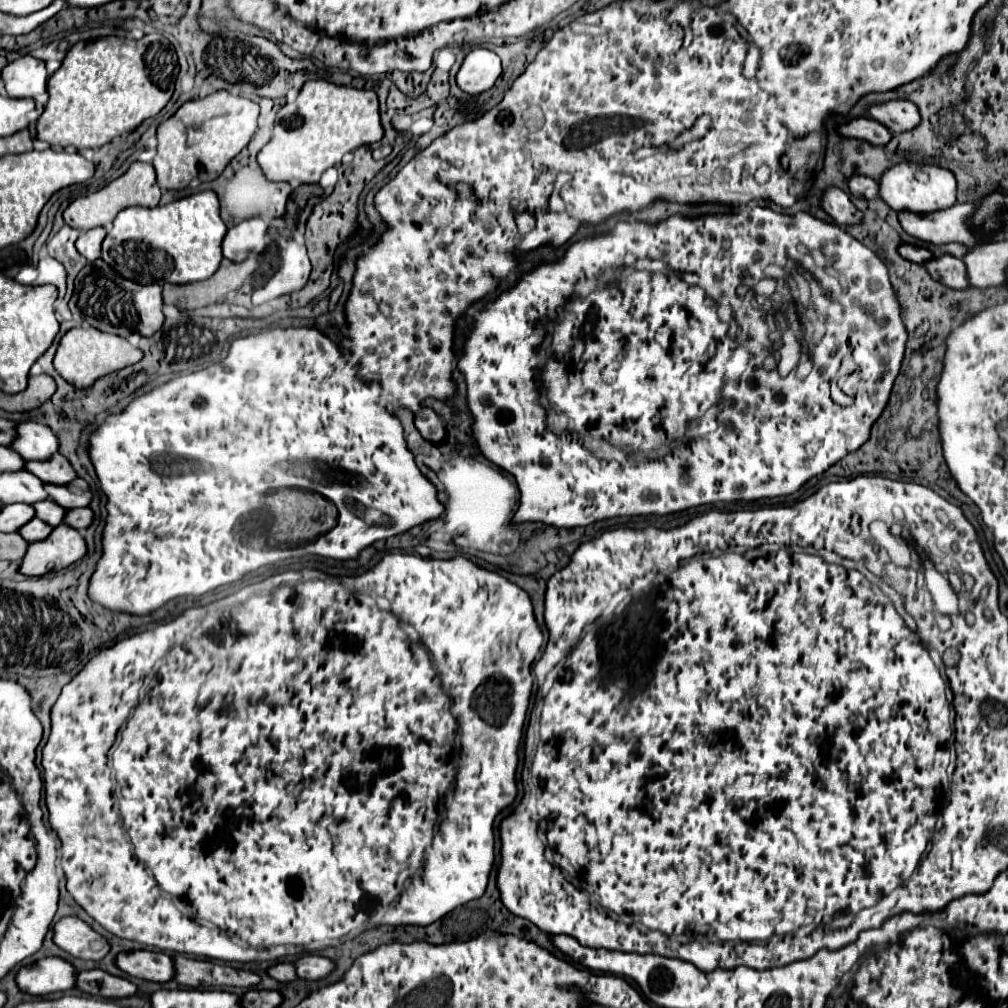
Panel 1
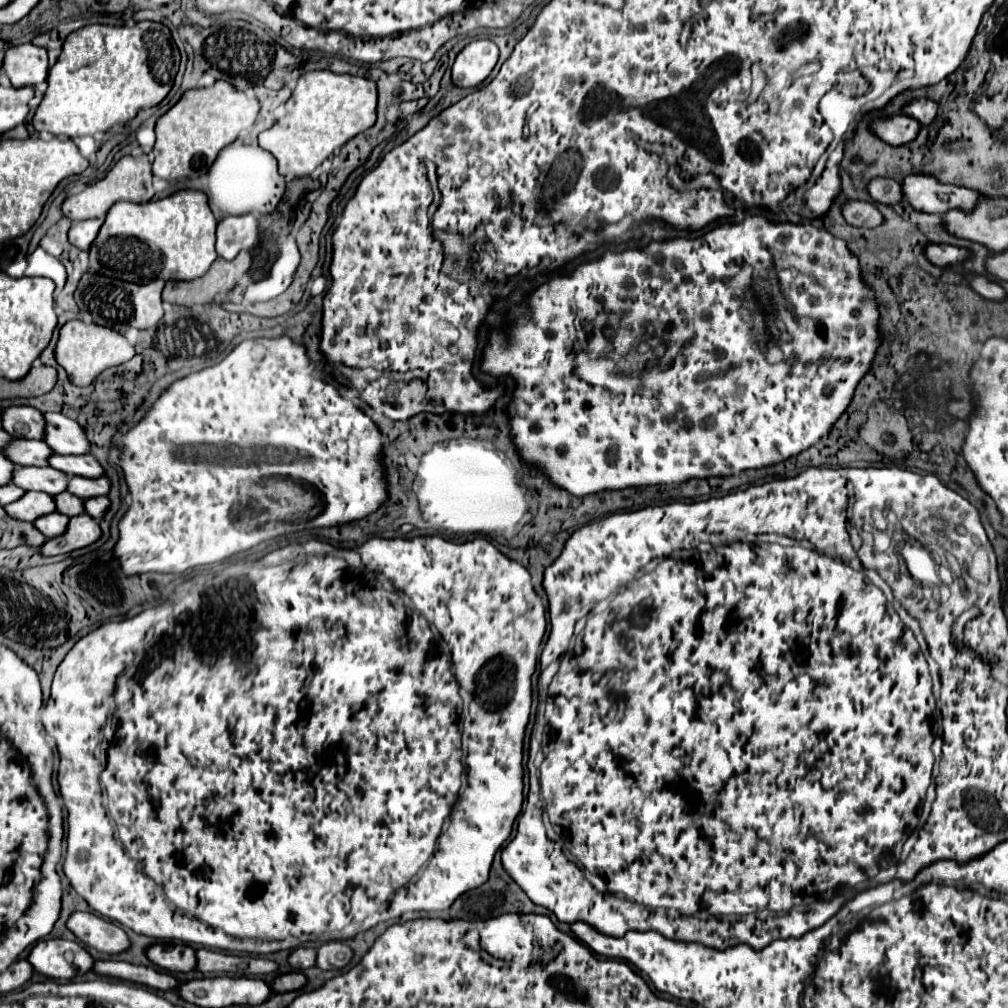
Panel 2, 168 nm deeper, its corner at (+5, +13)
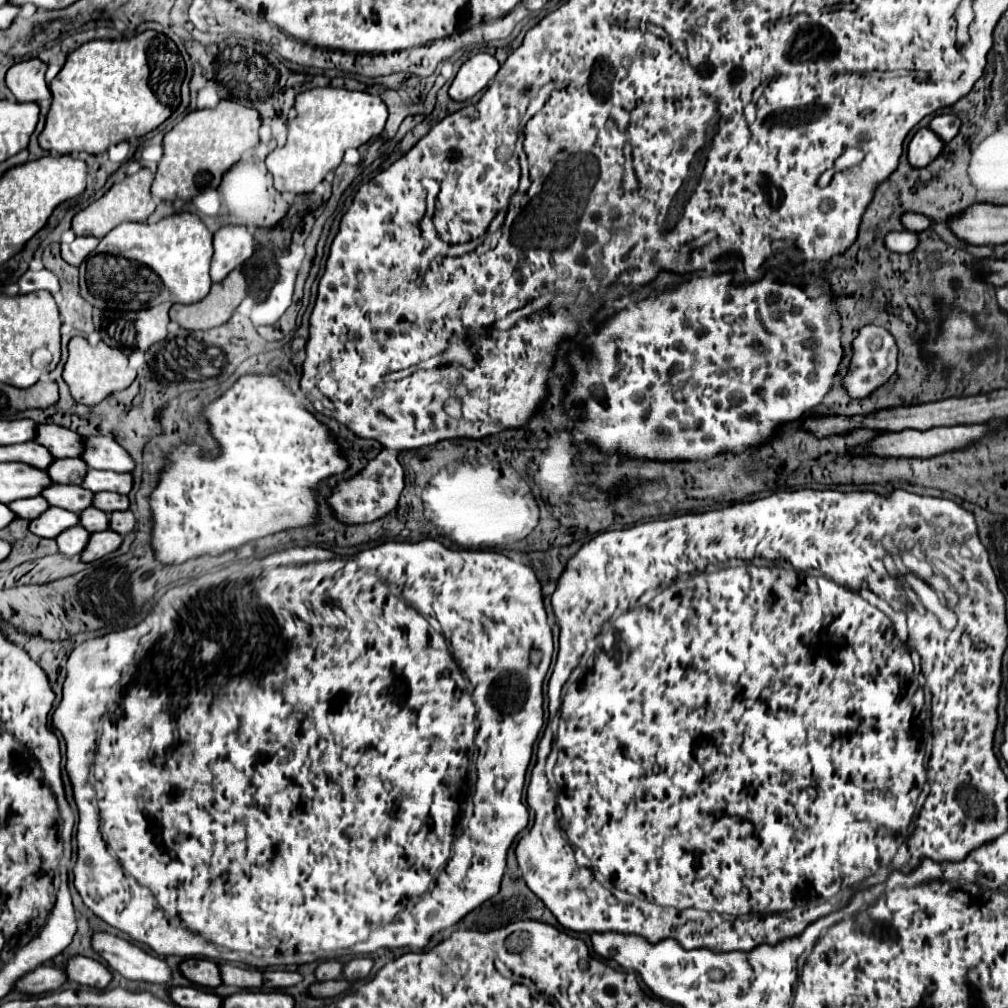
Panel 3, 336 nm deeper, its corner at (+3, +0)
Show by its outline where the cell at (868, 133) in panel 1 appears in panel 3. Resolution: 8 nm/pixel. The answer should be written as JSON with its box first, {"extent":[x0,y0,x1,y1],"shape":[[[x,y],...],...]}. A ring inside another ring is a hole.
{"extent":[909,130,945,168],"shape":[[[917,130],[909,144],[909,164],[915,168],[925,168],[943,152],[943,146],[945,142],[941,142],[941,138],[933,130]]]}

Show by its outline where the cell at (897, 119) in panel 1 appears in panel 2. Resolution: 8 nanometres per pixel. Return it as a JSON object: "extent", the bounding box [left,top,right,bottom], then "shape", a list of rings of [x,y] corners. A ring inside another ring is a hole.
{"extent":[903,97,937,125],"shape":[[[919,97],[919,99],[913,99],[911,103],[907,103],[903,107],[903,113],[907,113],[909,117],[917,117],[921,121],[921,125],[929,125],[937,115],[937,105],[931,99]]]}

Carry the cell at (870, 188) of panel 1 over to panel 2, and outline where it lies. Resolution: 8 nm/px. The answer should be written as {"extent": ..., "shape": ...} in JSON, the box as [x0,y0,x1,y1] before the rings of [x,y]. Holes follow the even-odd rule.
{"extent":[867,177,901,205],"shape":[[[877,177],[867,185],[867,191],[875,201],[885,205],[895,205],[901,201],[901,187],[897,181],[889,177]]]}

